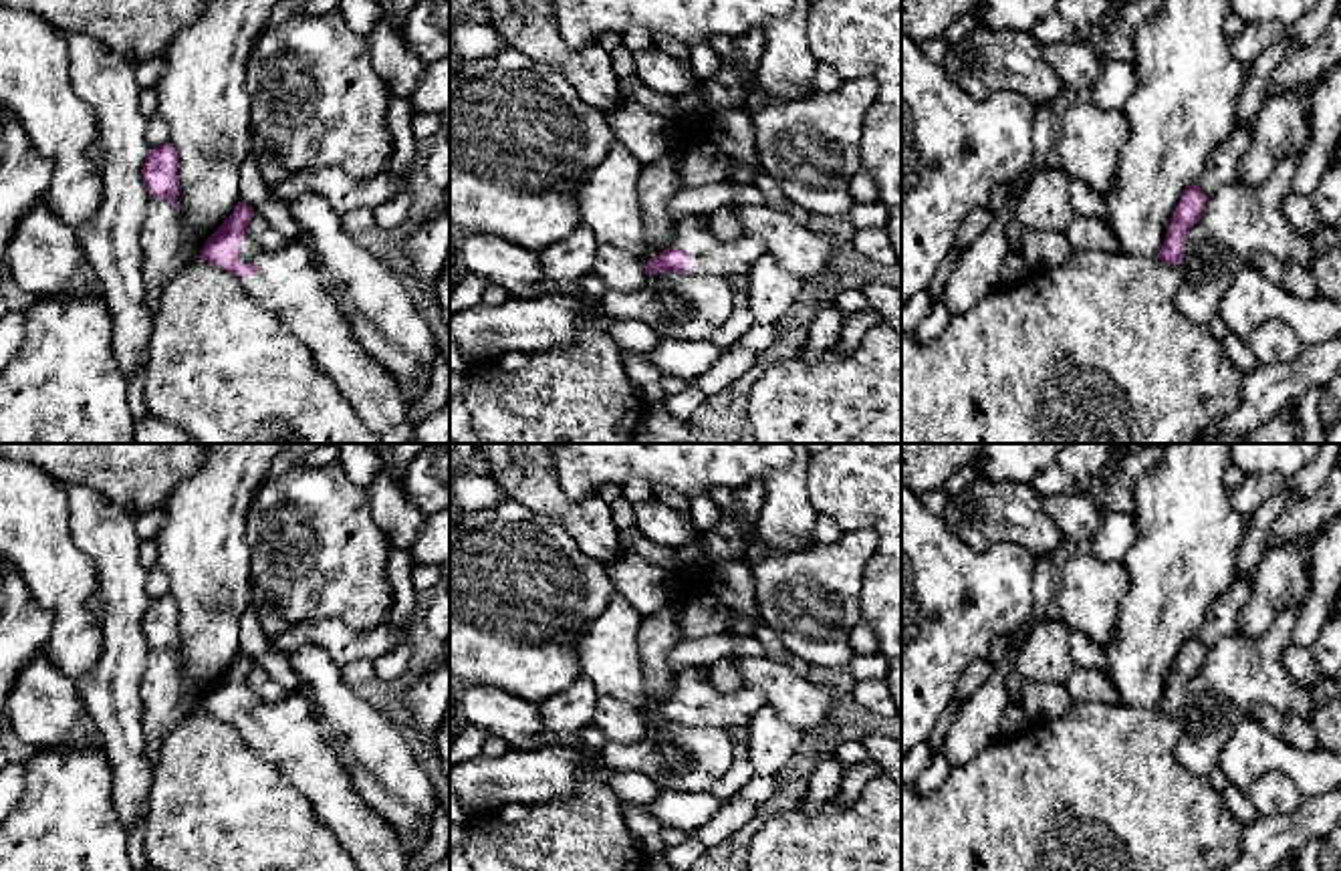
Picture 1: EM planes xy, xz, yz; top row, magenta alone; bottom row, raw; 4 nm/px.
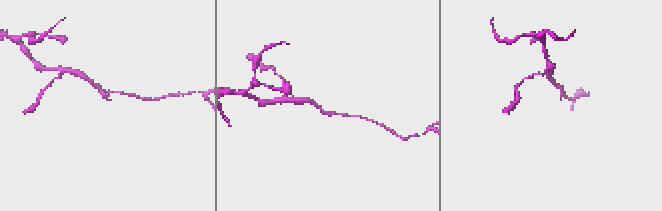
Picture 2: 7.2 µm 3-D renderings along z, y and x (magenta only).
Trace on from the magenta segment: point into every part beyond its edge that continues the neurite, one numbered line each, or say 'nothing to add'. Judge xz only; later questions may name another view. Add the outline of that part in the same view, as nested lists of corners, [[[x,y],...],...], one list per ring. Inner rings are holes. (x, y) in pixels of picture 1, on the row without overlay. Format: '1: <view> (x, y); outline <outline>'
1: xz (710, 708); outline [[[696,665],[678,671],[672,700],[692,708],[690,728],[748,726],[752,716],[766,706],[762,690],[740,686],[720,692],[710,677],[710,667]]]

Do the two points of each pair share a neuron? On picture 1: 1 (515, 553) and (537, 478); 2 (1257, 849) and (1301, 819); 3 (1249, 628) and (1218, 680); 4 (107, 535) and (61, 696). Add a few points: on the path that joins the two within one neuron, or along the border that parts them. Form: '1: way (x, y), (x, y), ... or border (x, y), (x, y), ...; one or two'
1: border (509, 496), (553, 517), (569, 535); two
2: way (1267, 843), (1291, 829); one
3: border (1283, 609), (1255, 640), (1239, 634); two
4: border (73, 684), (95, 726); two

